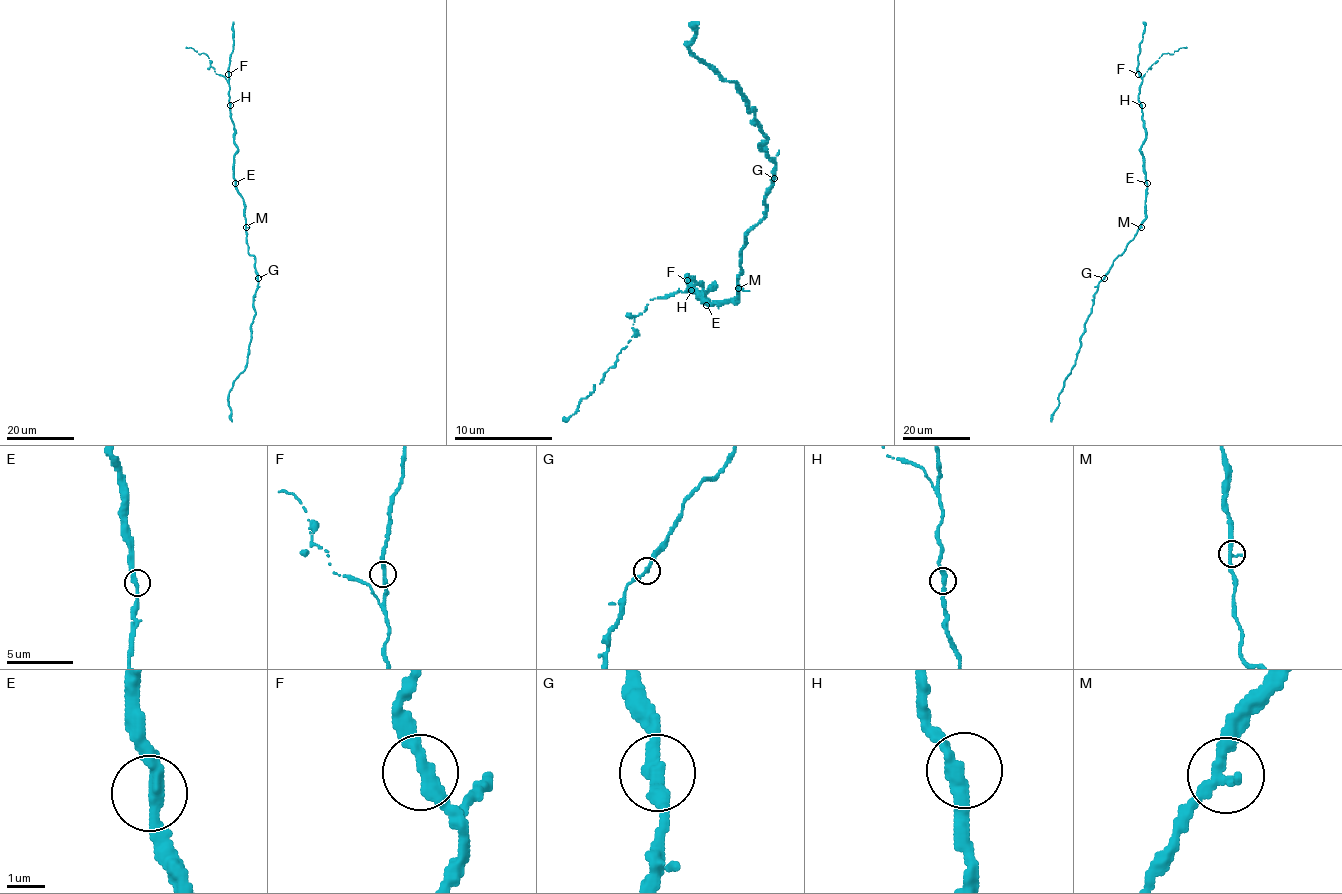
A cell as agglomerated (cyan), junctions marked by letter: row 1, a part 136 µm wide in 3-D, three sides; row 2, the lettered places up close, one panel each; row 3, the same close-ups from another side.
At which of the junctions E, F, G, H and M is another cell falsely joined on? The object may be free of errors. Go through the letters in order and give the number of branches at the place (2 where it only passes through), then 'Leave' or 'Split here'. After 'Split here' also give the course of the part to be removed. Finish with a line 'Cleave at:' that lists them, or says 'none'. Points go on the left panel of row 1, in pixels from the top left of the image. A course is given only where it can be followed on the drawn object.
E: Branches: 2. Leave
F: Branches: 2. Leave
G: Branches: 2. Leave
H: Branches: 2. Leave
M: Branches: 2. Leave
Cleave at: none

